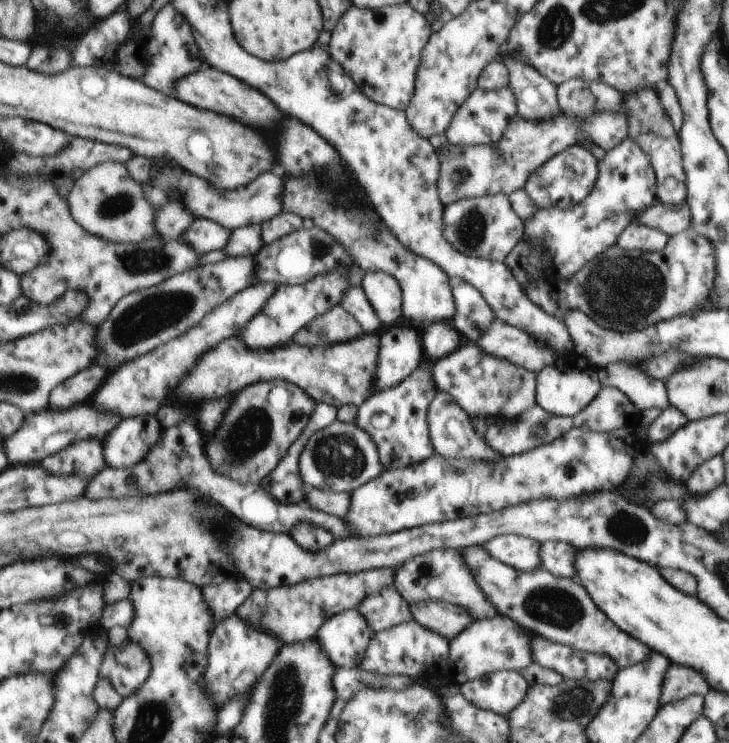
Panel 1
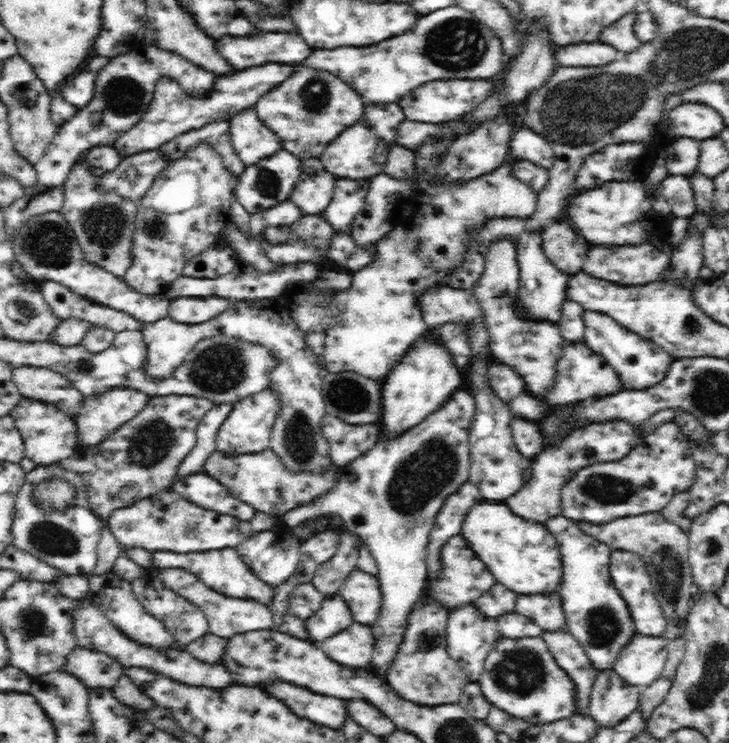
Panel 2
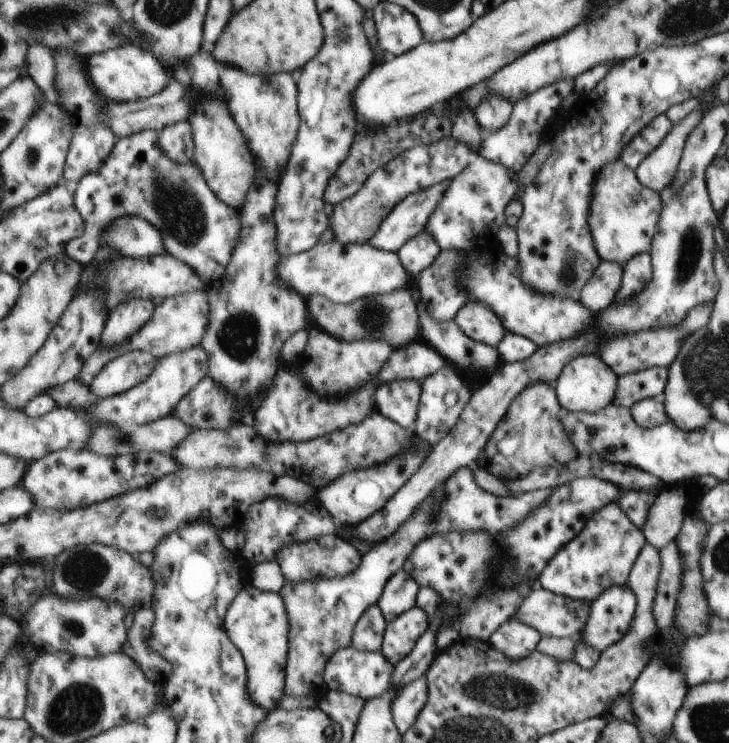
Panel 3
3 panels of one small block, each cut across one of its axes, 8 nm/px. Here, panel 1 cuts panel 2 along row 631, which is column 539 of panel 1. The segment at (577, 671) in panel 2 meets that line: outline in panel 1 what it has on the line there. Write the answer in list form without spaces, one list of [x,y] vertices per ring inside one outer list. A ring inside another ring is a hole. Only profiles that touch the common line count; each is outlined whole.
[[[500,534],[484,542],[483,548],[491,558],[498,559],[519,572],[531,572],[541,566],[539,542],[518,534]]]

